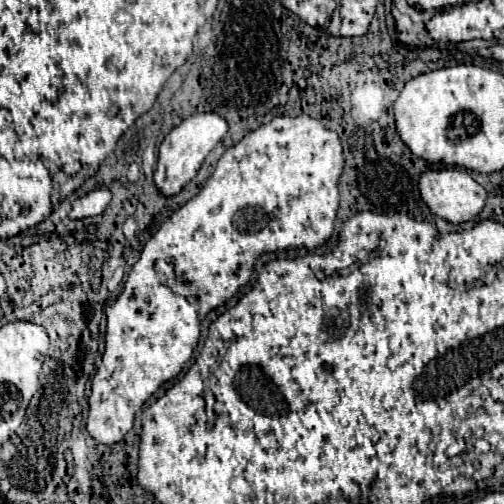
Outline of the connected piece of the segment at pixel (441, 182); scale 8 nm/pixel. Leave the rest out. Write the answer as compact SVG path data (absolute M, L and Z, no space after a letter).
M440 169L440 171L426 171L420 177L420 195L424 199L424 203L428 205L428 209L446 219L448 223L466 223L474 217L478 217L478 213L484 209L486 203L486 189L482 185L478 185L470 173L466 173L464 169Z

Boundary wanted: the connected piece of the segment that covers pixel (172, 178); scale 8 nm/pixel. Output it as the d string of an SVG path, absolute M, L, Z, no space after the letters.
M198 113L198 115L184 119L178 127L174 127L164 137L164 141L160 143L160 149L158 149L158 165L154 171L156 189L164 197L180 193L180 189L198 173L204 157L216 147L216 143L222 141L226 131L228 131L226 121L222 121L222 117L218 117L216 113Z

